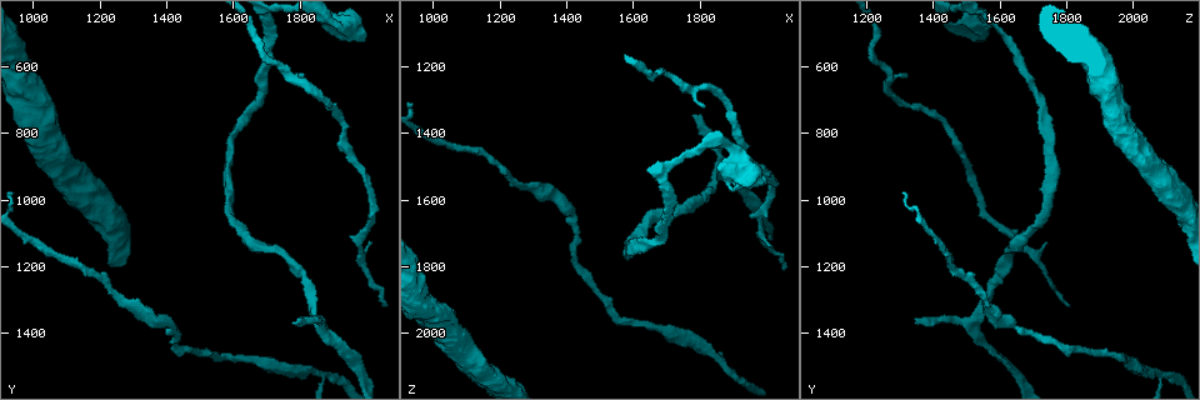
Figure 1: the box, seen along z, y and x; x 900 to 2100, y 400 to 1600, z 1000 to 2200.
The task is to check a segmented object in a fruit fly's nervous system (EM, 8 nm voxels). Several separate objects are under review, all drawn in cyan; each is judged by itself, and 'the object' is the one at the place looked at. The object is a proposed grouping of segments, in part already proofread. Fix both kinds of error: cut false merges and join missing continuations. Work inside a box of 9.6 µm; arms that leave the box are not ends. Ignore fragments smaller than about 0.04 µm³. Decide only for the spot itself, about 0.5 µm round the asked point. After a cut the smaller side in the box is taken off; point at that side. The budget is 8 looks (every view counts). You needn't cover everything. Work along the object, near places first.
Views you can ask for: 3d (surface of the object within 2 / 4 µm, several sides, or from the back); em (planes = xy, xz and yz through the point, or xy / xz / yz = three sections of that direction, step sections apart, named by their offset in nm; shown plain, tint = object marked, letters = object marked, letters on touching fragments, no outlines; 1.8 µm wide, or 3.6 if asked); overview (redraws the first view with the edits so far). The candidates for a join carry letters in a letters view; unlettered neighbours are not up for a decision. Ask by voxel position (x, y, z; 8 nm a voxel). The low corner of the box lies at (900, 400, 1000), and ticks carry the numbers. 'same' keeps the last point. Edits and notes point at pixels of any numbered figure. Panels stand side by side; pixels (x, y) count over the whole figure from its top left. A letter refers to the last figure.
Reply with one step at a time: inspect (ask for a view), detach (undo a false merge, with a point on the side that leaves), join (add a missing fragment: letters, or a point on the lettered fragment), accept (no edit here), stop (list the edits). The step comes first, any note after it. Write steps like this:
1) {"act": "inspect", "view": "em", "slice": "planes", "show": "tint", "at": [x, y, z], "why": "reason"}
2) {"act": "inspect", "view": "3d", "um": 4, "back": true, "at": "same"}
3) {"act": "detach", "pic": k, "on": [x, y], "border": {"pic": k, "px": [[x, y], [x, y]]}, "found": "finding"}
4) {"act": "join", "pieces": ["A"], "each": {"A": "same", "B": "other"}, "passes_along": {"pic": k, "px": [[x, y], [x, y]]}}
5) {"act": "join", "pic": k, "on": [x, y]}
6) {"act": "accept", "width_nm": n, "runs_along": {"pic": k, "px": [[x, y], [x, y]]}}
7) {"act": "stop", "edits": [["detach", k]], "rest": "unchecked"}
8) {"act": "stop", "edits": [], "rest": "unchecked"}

{"act": "inspect", "view": "3d", "um": 2, "at": [1930, 470, 1510], "why": "branch point"}

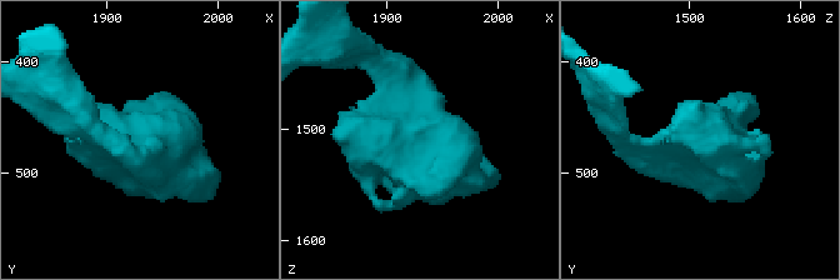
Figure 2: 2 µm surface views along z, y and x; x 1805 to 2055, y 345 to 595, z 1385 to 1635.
{"act": "inspect", "view": "em", "slice": "xz", "step": 4, "show": "tint", "at": [1936, 474, 1512]}

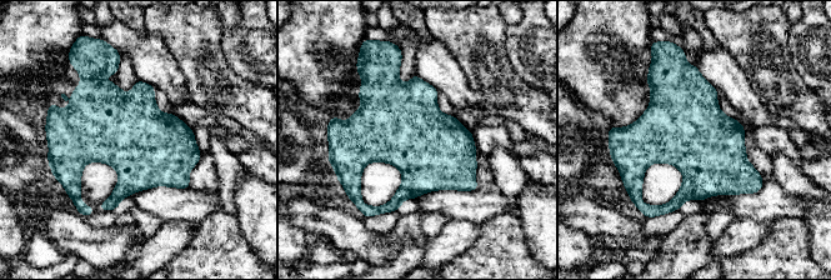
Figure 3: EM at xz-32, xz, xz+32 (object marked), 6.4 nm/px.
{"act": "inspect", "view": "em", "slice": "xz", "step": 4, "show": "letters", "at": "same", "why": "see the neighbours"}

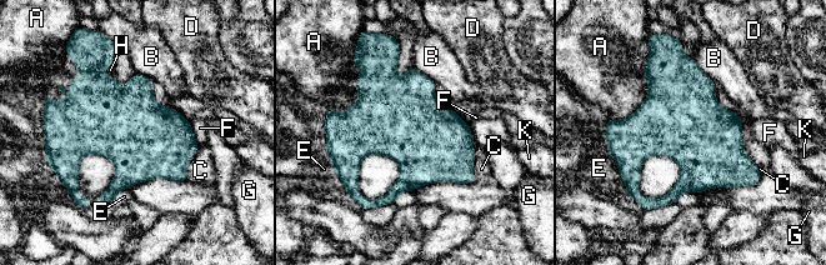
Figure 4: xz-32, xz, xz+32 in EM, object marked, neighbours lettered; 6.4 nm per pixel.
{"act": "accept", "width_nm": 500, "longest_contact_nm": ["A", 440], "each": {"A": "other", "B": "other", "C": "other", "D": "other", "E": "other", "F": "other", "G": "other", "H": "other", "K": "other"}, "found": "one neuron here"}

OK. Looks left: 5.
{"act": "inspect", "view": "3d", "um": 4, "at": [1780, 1370, 1350]}

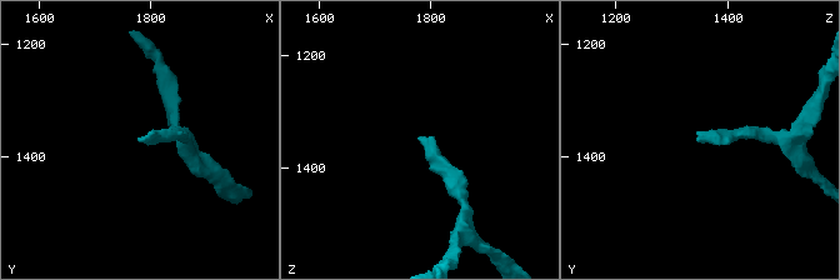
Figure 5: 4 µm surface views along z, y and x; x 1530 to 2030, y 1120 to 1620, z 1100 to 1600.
{"act": "inspect", "view": "em", "slice": "xy", "step": 8, "show": "tint", "at": [1775, 1365, 1345]}

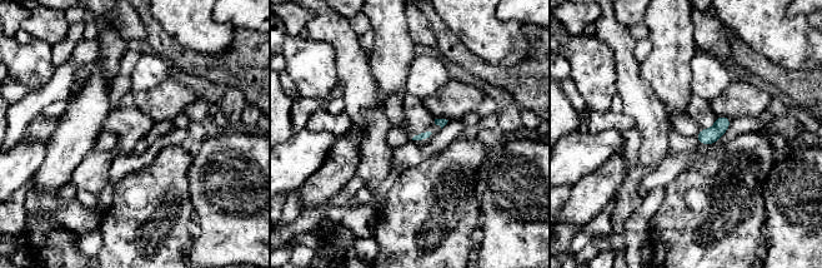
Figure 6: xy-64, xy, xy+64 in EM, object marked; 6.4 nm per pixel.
{"act": "inspect", "view": "em", "slice": "planes", "show": "letters", "at": "same", "why": "another direction"}

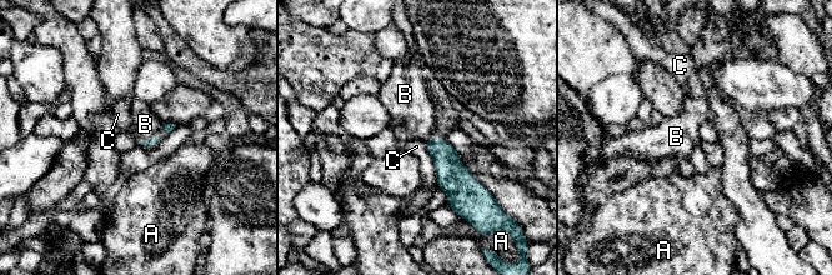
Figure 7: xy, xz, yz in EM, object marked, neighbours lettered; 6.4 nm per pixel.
{"act": "accept", "each": {"A": "other", "B": "other", "C": "other"}, "border": {"pic": 7, "px": [[150, 136], [139, 144]]}, "found": "no lettered fragment goes on from it"}

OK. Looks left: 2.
{"act": "inspect", "view": "3d", "um": 2, "at": [1870, 1520, 2080]}

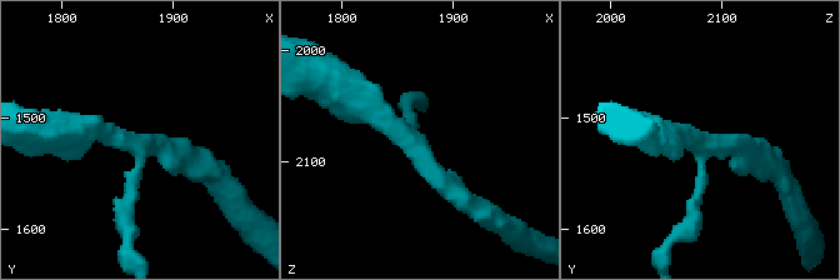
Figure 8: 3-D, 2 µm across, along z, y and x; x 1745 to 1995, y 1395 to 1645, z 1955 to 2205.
{"act": "inspect", "view": "em", "slice": "planes", "show": "letters", "at": [1864, 1526, 2082], "why": "need the tissue"}

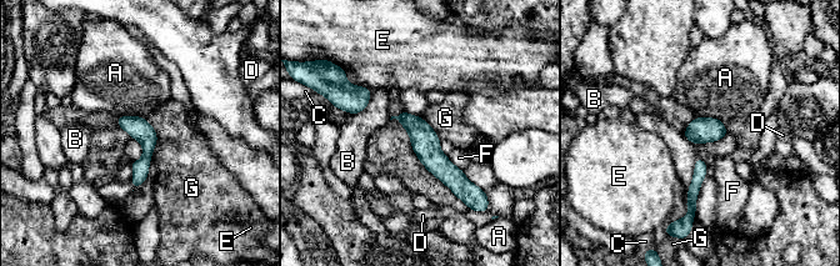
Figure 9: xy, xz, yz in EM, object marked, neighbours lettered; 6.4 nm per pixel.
{"act": "accept", "each": {"A": "other", "B": "other", "C": "other", "D": "other", "E": "other", "F": "other", "G": "other"}, "border": {"pic": 9, "px": [[145, 118], [156, 135], [153, 154]]}, "found": "all the same neuron"}

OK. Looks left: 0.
{"act": "stop", "edits": [], "rest": "unchecked"}

